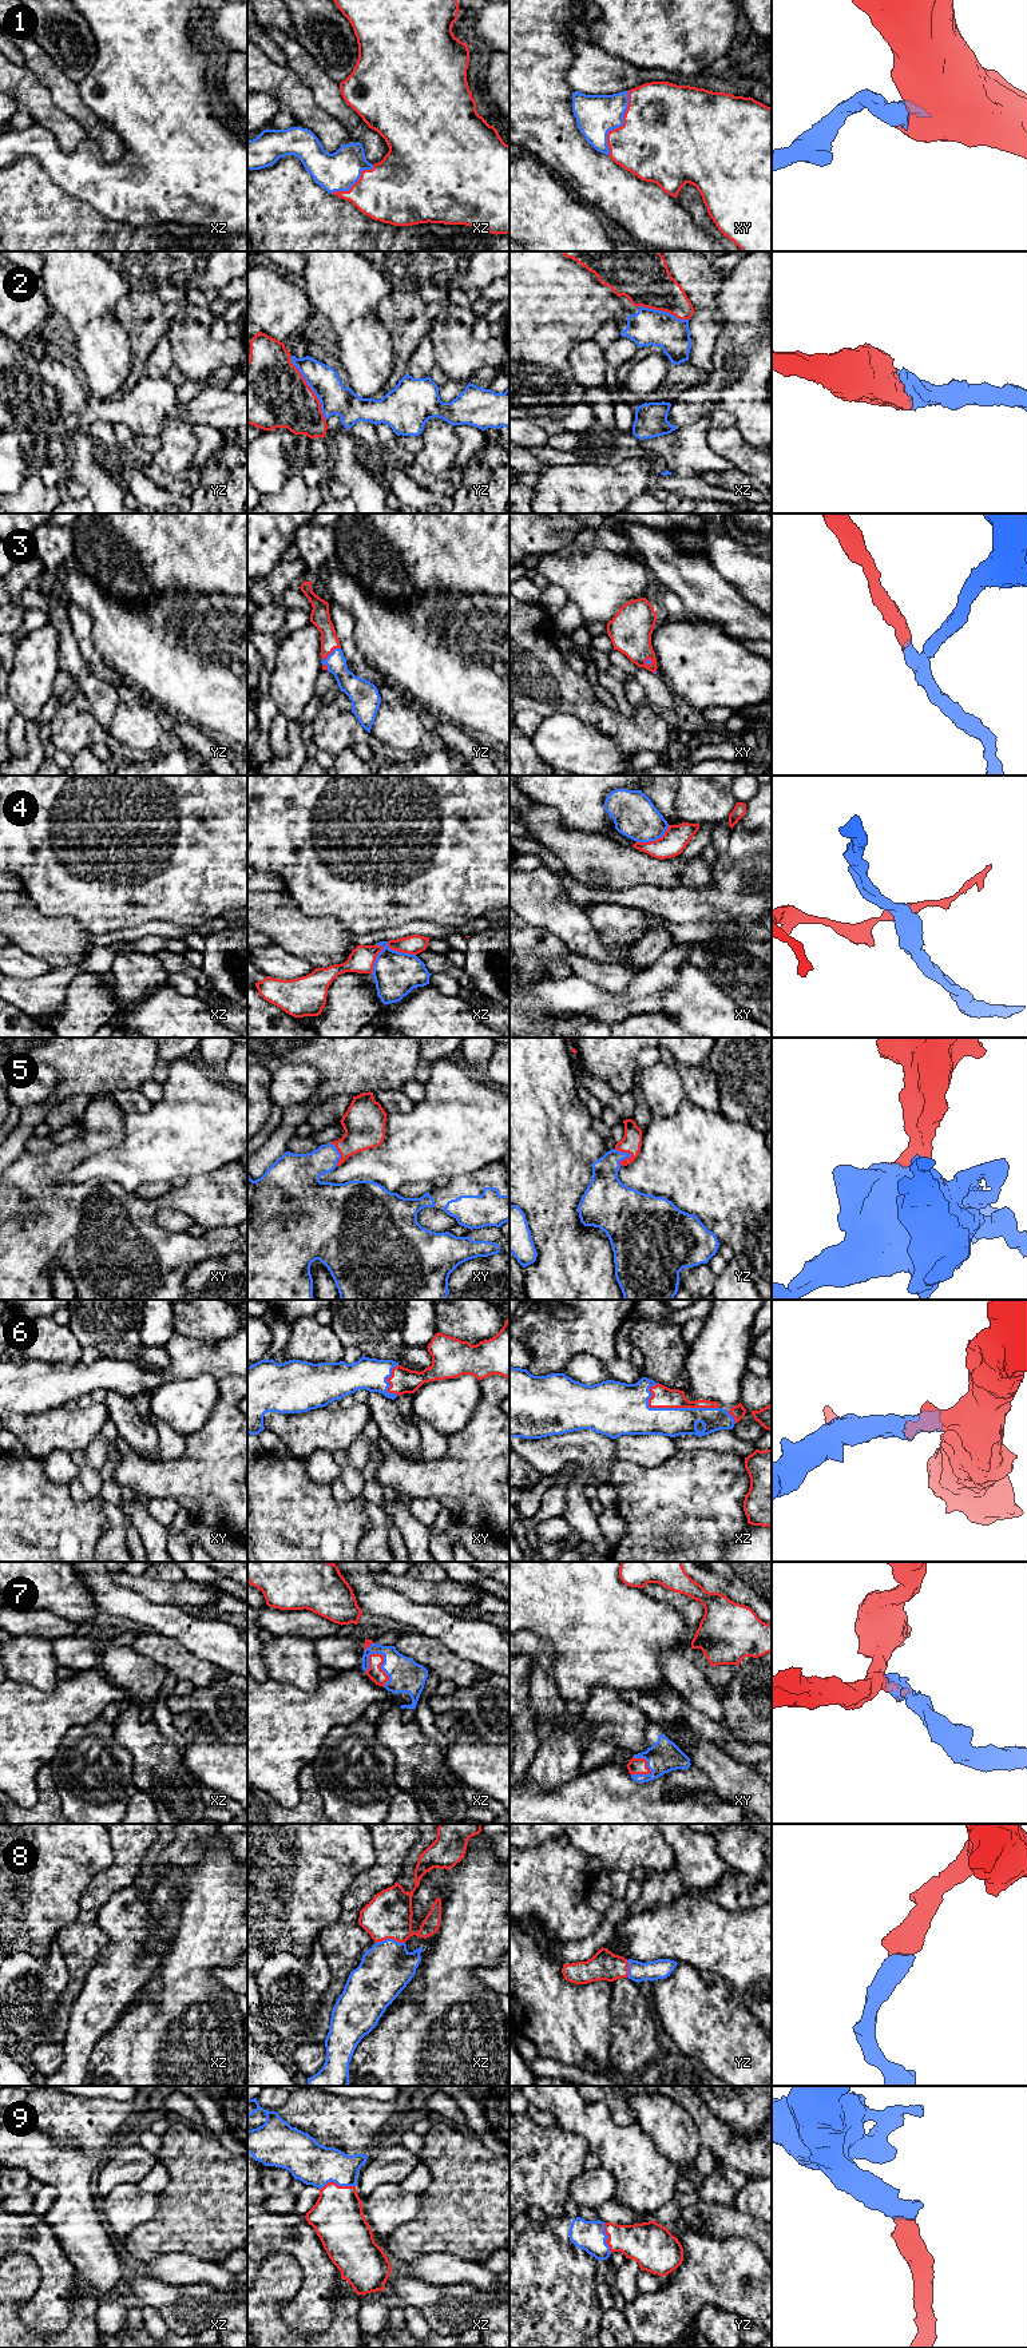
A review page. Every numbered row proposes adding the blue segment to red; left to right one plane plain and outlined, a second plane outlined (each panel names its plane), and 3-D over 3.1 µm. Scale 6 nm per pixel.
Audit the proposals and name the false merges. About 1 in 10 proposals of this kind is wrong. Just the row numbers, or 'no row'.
4

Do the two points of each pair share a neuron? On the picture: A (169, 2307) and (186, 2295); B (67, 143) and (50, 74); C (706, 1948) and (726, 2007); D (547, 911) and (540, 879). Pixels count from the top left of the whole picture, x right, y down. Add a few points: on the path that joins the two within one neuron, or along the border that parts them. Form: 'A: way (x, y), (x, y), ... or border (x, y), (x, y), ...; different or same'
A: way (173, 2303), (178, 2303), (182, 2299); same
B: border (40, 83), (48, 91), (51, 100), (84, 127); different
C: border (685, 1962), (716, 1972), (736, 1997); different
D: way (543, 903), (540, 900), (540, 887); same

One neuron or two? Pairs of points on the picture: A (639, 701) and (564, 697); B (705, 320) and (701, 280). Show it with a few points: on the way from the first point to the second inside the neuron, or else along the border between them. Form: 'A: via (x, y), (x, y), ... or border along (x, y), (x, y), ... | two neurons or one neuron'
A: border along (646, 703), (635, 709) | two neurons
B: via (705, 310), (702, 289) | one neuron

